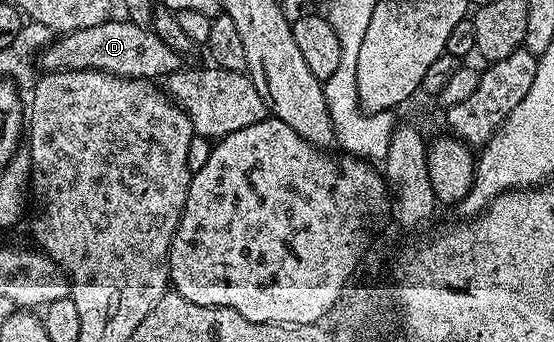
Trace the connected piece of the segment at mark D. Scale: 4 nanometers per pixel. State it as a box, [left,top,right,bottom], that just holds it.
[38,18,182,81]

